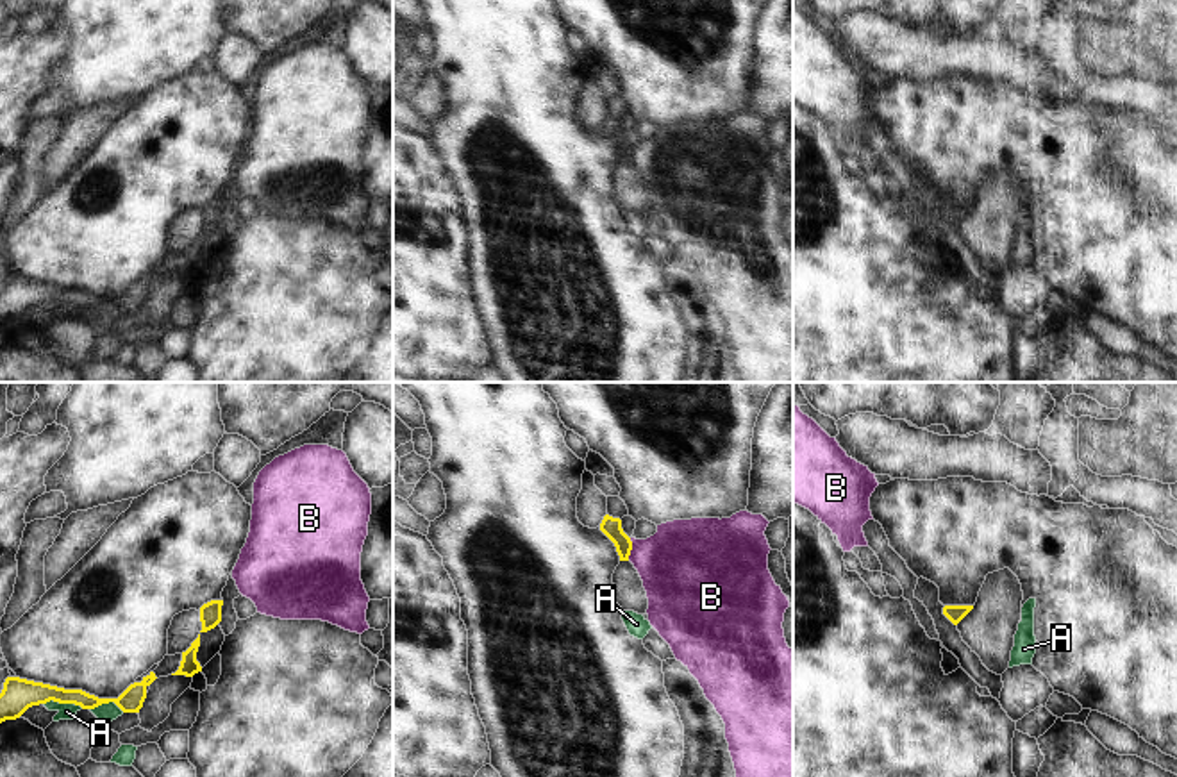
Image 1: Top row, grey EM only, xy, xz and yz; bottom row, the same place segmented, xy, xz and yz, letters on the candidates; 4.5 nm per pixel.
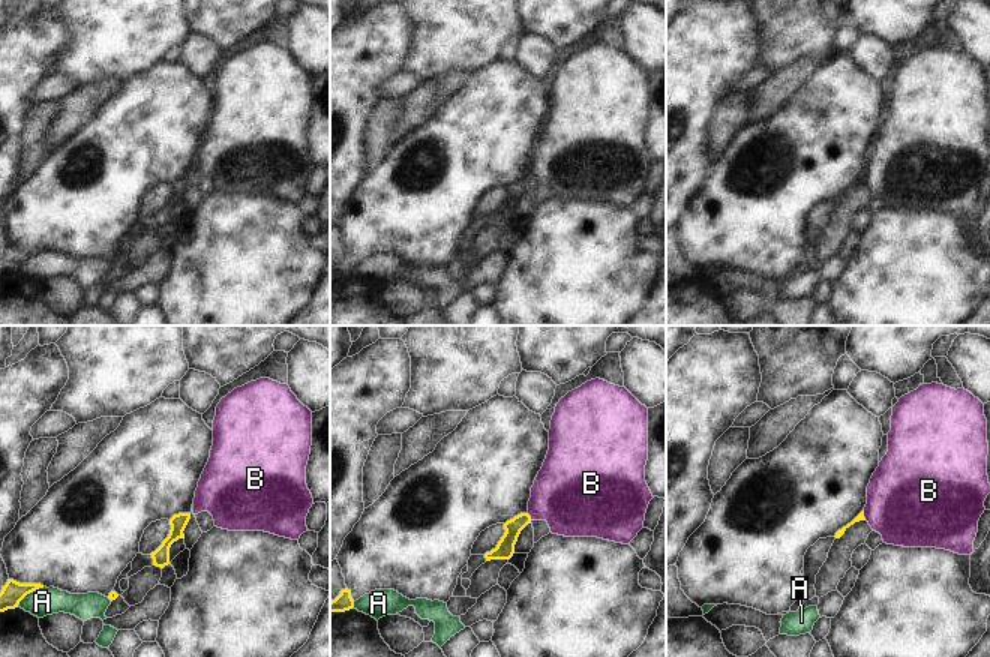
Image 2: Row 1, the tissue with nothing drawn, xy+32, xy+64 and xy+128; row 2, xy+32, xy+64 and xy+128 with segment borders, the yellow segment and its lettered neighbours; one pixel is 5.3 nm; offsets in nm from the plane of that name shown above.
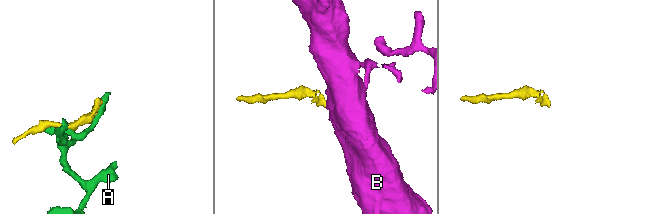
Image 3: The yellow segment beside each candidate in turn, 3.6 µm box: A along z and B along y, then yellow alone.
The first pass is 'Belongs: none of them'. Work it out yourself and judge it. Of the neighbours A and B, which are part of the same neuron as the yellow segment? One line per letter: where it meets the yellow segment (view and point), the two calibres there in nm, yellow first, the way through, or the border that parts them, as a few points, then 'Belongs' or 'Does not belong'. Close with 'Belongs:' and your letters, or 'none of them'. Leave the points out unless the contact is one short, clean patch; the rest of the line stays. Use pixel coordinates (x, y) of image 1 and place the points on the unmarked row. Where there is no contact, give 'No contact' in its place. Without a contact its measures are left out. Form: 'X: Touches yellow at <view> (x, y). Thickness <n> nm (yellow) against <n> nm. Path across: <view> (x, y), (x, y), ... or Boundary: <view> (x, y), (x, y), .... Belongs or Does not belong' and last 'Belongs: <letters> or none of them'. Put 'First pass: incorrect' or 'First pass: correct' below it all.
A: Touches yellow at xy (63, 302). Thickness 150 nm (yellow) against 80 nm. Boundary: xy (43, 302), (70, 302), (83, 308). Does not belong
B: Touches yellow at xz (631, 149). Thickness 90 nm (yellow) against 380 nm. Boundary: xz (631, 138), (627, 159). Does not belong
Belongs: none of them
First pass: correct

